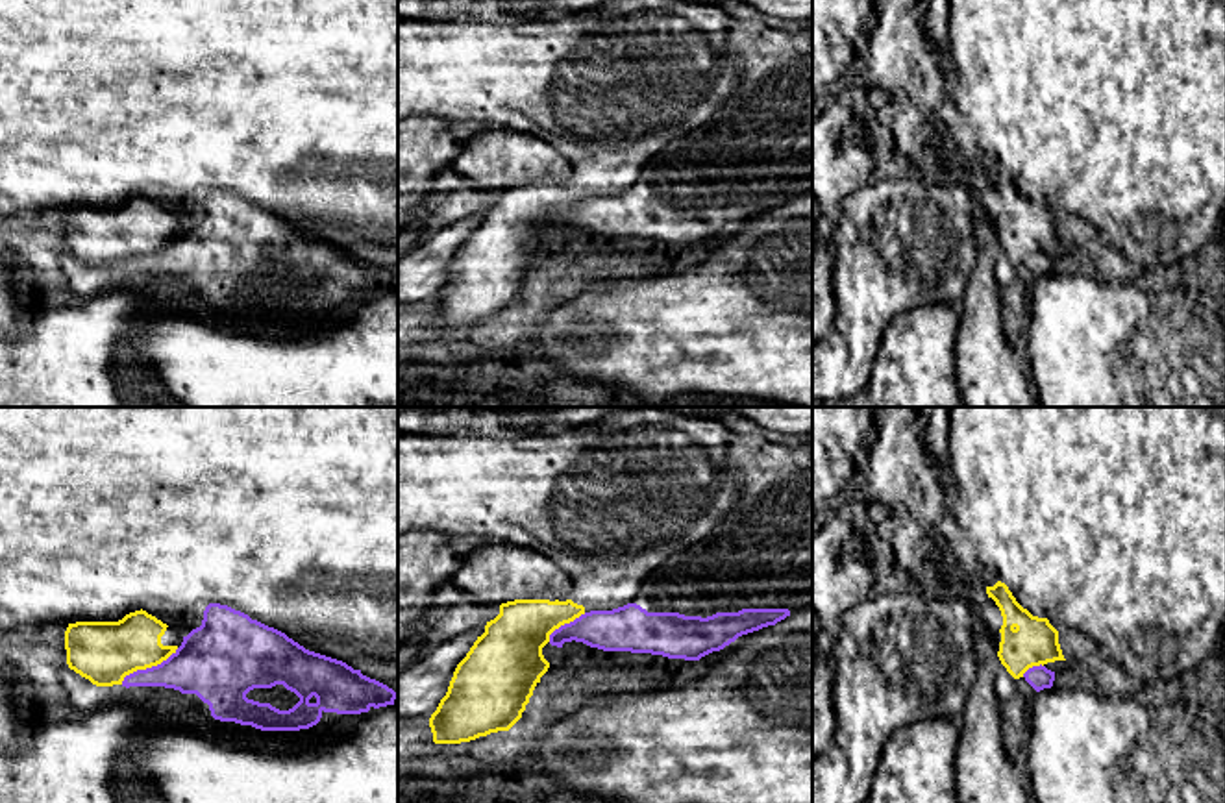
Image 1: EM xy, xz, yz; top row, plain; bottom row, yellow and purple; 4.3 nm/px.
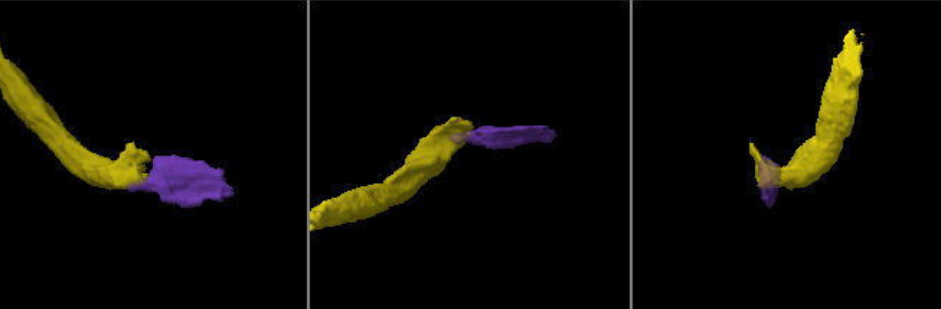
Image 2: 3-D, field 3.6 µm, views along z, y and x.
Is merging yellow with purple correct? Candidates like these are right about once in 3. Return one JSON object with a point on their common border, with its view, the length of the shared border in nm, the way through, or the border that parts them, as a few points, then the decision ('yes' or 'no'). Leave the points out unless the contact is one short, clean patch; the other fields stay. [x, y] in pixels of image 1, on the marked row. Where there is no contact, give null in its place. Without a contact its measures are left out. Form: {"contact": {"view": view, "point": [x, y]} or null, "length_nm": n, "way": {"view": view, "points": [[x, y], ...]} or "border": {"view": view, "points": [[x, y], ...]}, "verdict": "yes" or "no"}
{"contact": {"view": "xy", "point": [148, 667]}, "length_nm": 300, "border": {"view": "xy", "points": [[178, 648], [160, 663], [130, 672], [121, 683]]}, "verdict": "no"}

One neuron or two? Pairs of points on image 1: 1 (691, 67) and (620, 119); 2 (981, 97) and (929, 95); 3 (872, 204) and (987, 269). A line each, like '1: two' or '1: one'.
1: one
2: two
3: two

